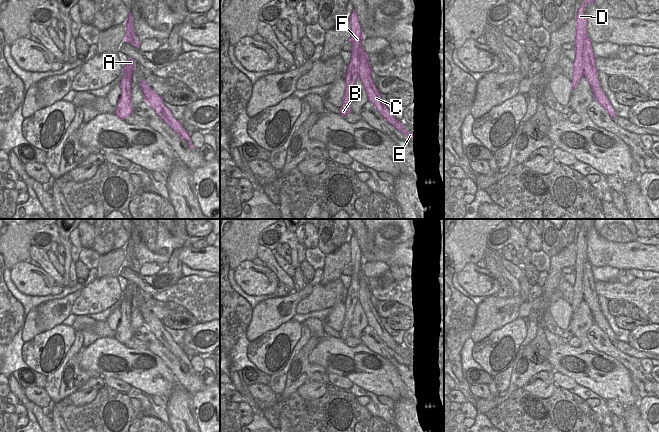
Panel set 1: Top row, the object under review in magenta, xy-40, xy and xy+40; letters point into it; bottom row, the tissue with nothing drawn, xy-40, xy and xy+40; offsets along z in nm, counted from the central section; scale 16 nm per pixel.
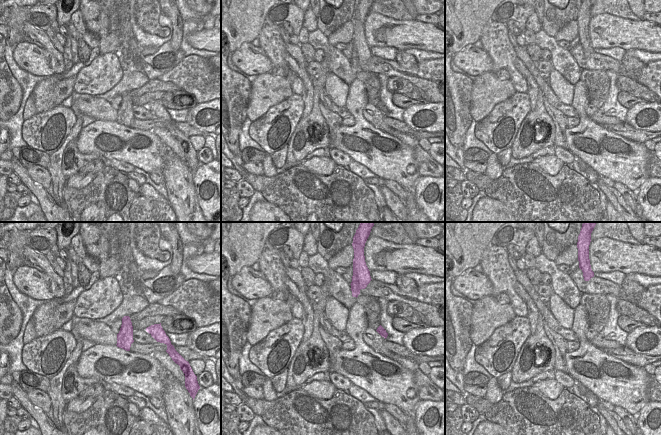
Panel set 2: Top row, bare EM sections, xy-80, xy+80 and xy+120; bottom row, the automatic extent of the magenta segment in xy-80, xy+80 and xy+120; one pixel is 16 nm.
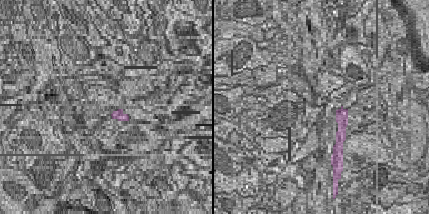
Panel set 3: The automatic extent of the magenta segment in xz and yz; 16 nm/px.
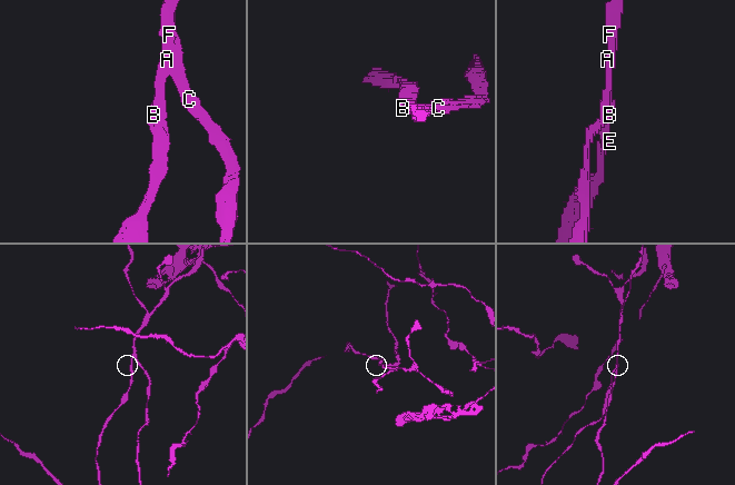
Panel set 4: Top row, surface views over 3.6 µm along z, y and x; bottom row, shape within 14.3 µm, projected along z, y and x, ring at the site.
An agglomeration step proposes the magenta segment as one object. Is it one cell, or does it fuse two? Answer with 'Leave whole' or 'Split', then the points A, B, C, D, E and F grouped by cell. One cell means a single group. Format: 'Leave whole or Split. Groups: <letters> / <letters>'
Split. Groups: A B D F / C E

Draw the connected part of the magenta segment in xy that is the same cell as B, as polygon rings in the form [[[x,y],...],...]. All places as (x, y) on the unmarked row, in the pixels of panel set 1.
[[[353,234],[350,240],[351,249],[351,262],[348,265],[352,266],[351,284],[347,290],[347,296],[345,300],[345,318],[344,324],[340,331],[340,339],[345,341],[351,337],[351,322],[353,320],[353,312],[356,303],[359,301],[359,288],[360,288],[360,276],[362,263],[364,262],[361,249],[358,244],[357,237]]]

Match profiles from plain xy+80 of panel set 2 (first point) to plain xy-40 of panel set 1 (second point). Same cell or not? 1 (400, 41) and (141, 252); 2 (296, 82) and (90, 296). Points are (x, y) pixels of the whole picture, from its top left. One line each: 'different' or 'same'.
1: same
2: same

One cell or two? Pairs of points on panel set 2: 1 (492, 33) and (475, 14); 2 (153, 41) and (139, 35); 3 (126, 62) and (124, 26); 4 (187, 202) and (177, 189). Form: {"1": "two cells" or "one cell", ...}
{"1": "two cells", "2": "one cell", "3": "one cell", "4": "one cell"}

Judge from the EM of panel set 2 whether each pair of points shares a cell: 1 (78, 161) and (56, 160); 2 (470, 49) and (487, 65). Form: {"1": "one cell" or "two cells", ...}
{"1": "two cells", "2": "one cell"}

